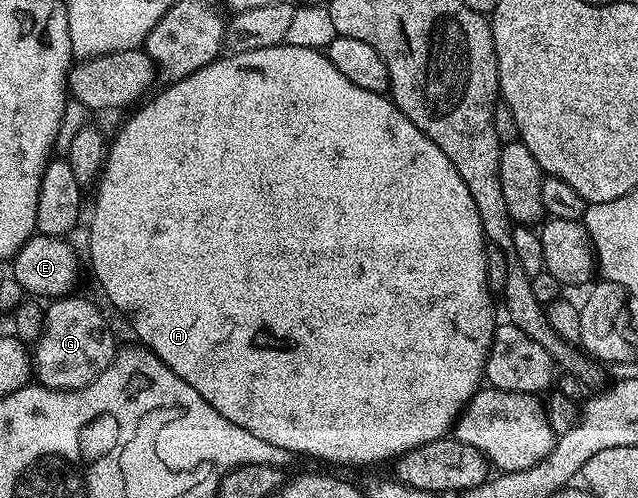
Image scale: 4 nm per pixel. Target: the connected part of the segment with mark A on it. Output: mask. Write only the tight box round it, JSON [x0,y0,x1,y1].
[90,44,496,466]

